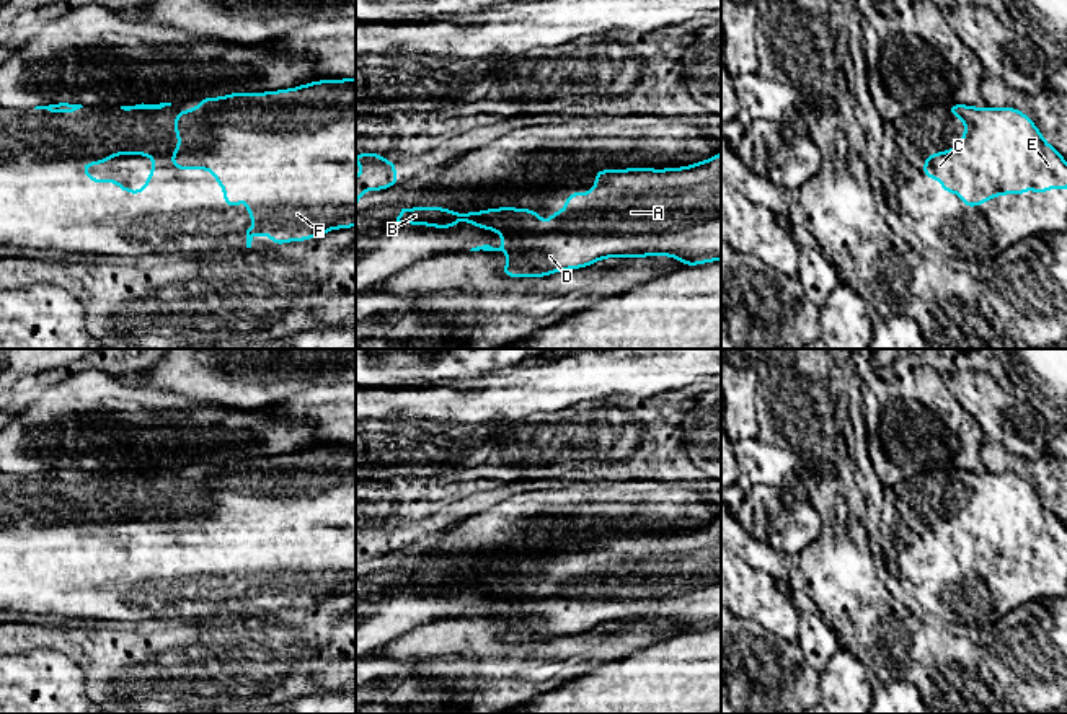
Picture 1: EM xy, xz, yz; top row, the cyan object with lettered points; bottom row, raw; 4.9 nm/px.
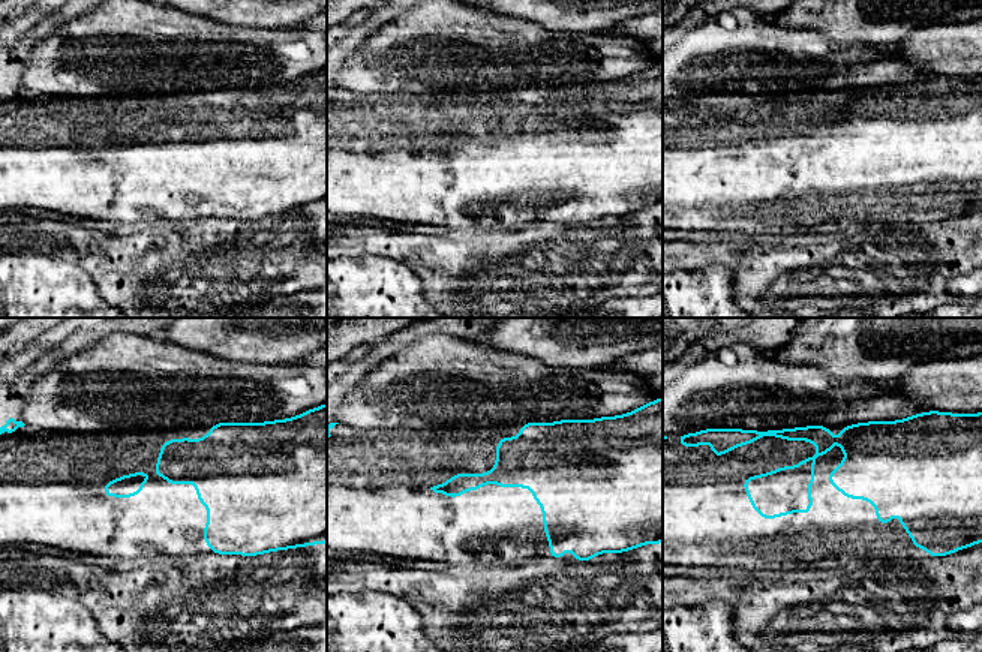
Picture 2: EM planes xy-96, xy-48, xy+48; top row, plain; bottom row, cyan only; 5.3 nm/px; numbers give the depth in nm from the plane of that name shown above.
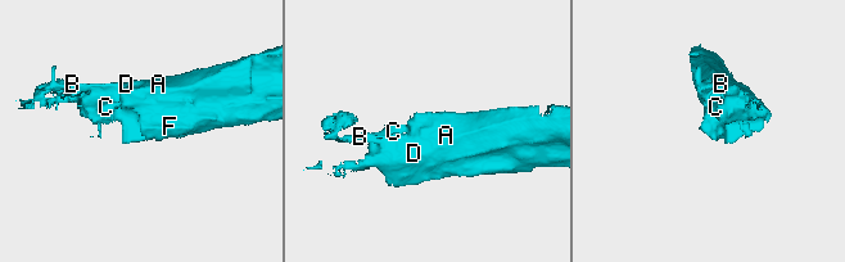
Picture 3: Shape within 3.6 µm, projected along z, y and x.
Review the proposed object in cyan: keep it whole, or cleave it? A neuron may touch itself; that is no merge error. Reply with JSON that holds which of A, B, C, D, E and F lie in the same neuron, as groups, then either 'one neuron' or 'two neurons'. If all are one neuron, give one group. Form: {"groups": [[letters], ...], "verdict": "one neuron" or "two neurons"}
{"groups": [["A", "B", "C", "D", "E", "F"]], "verdict": "one neuron"}

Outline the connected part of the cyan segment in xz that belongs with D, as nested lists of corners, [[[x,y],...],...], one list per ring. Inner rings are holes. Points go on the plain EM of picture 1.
[[[721,517],[705,527],[684,533],[649,535],[646,531],[628,535],[595,535],[595,554],[592,558],[568,558],[566,574],[548,579],[550,590],[540,588],[540,575],[530,574],[486,574],[483,577],[450,577],[445,572],[413,572],[401,574],[395,588],[429,590],[434,593],[454,593],[458,585],[468,590],[499,597],[504,605],[499,613],[489,610],[472,613],[470,616],[503,616],[509,628],[499,636],[504,642],[545,642],[558,636],[569,636],[591,631],[604,623],[644,623],[671,621],[682,631],[698,631],[721,624]],[[545,602],[581,603],[571,606],[547,606]]]

